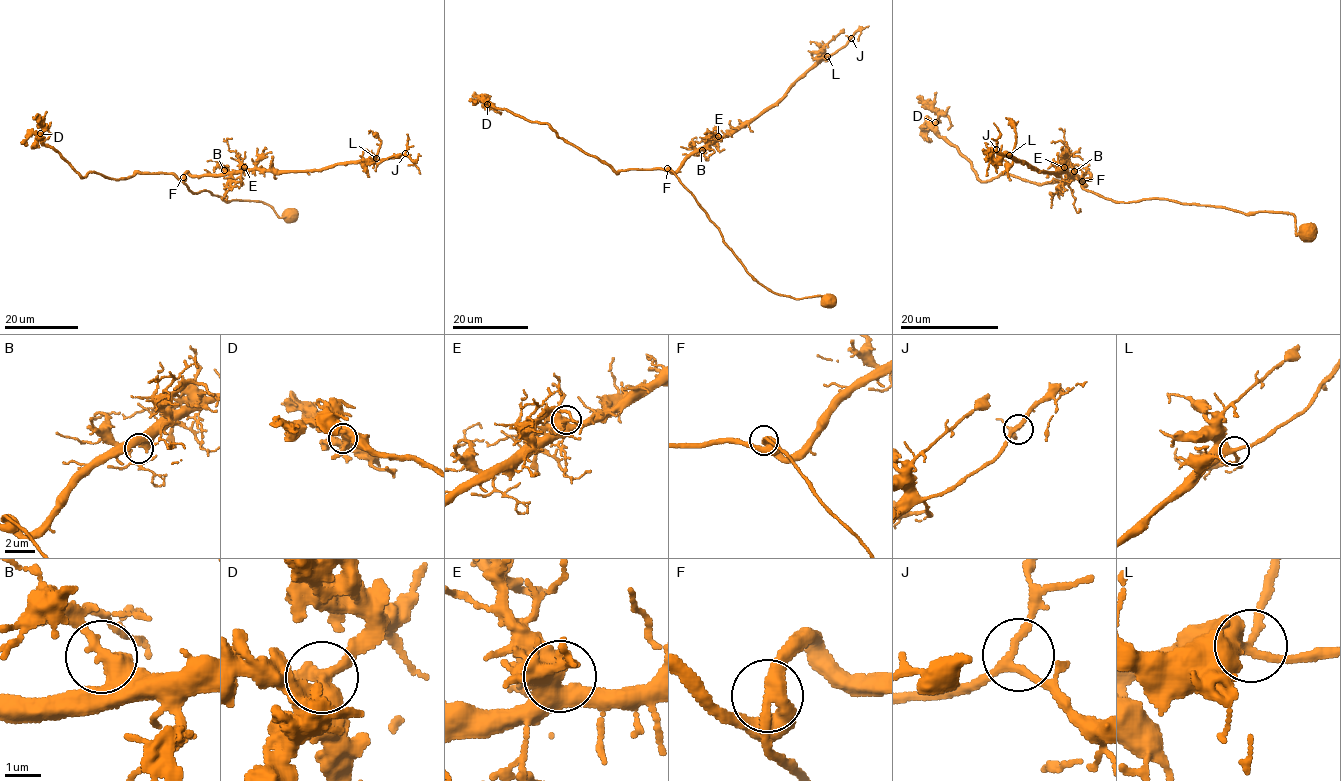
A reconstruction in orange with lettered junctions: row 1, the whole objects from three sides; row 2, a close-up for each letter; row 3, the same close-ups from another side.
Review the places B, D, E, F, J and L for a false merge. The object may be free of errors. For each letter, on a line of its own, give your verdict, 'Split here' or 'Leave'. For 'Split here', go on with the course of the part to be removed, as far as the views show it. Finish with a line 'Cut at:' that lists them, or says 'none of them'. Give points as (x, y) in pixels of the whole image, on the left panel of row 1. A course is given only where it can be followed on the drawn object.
B: Leave
D: Leave
E: Leave
F: Leave
J: Leave
L: Leave
Cut at: none of them

